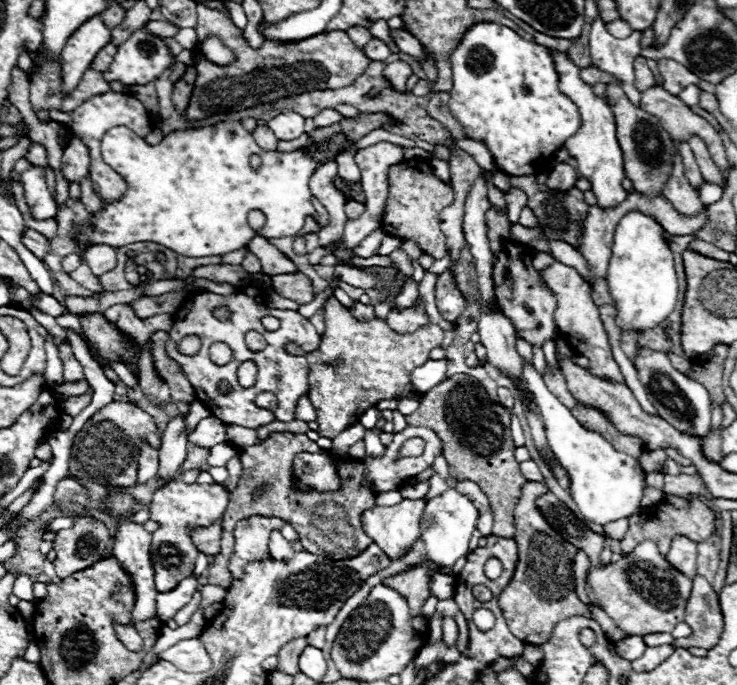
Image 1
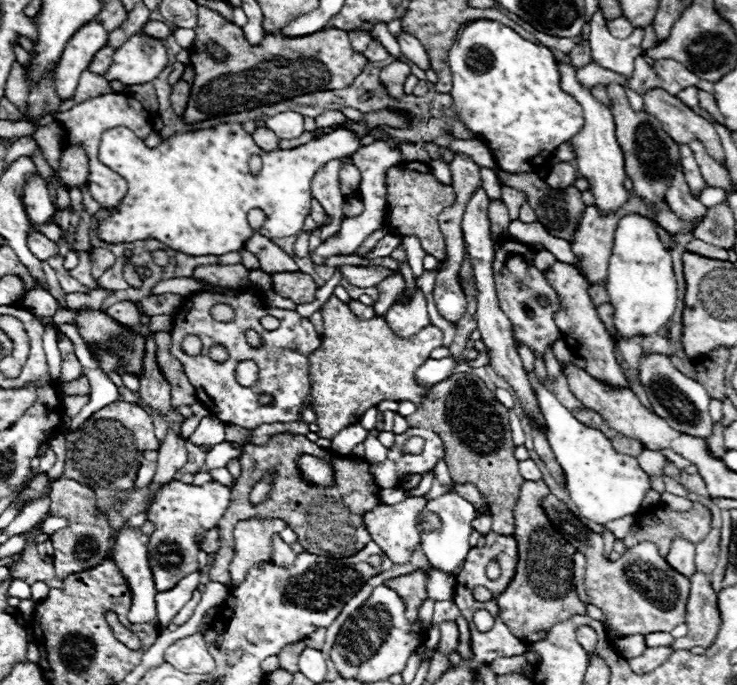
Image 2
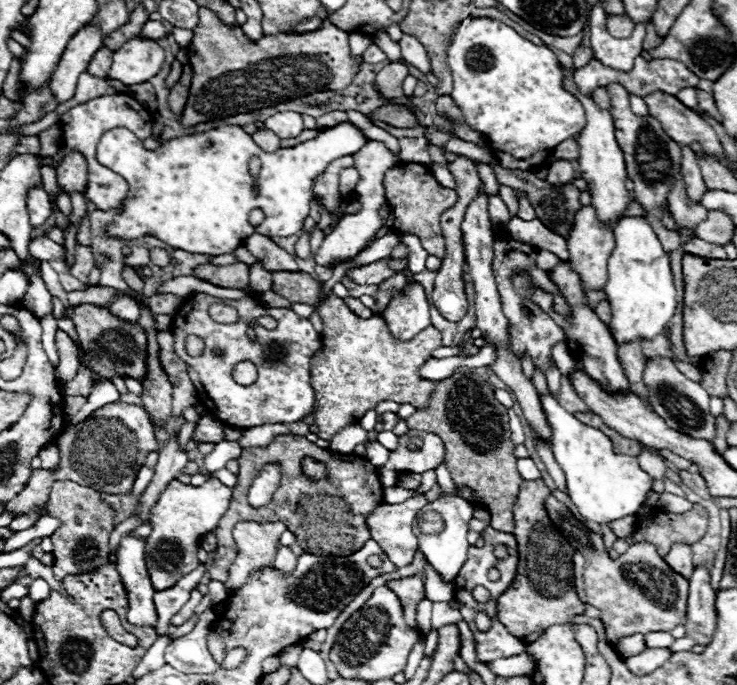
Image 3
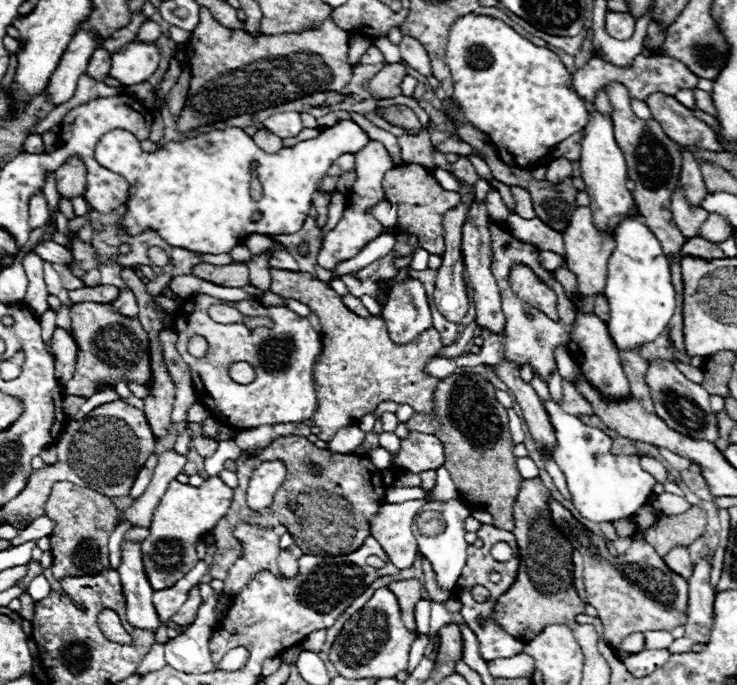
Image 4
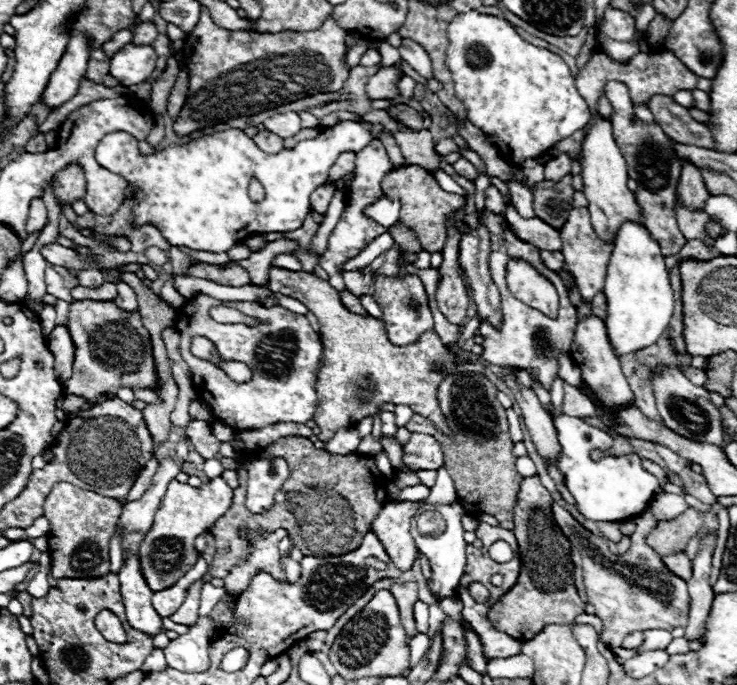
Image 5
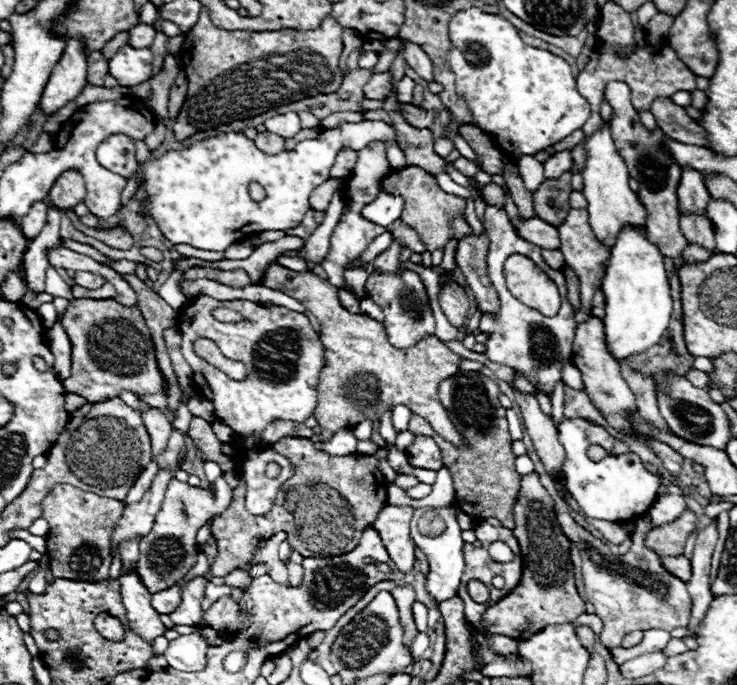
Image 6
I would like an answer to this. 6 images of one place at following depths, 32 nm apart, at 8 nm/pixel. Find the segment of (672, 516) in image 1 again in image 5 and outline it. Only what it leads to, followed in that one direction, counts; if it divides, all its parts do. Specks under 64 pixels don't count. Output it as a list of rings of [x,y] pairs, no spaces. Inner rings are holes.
[[[688,508],[684,514],[672,520],[658,522],[656,528],[646,536],[646,544],[650,544],[660,556],[668,556],[674,550],[686,548],[690,538],[702,532],[702,524],[704,524],[704,512]]]

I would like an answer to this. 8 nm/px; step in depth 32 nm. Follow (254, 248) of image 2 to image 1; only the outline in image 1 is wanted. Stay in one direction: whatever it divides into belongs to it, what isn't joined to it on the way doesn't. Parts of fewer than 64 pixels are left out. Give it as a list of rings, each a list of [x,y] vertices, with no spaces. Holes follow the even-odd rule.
[[[256,236],[256,238],[248,244],[248,250],[260,258],[262,274],[276,276],[276,274],[282,274],[282,272],[296,272],[296,264],[290,262],[276,246],[272,246],[272,244],[270,244],[266,238],[262,238],[262,236]]]

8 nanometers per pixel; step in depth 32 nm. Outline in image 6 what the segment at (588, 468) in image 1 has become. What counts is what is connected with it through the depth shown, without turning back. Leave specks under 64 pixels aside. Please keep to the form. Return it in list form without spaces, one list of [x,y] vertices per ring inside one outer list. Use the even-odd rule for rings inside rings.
[[[564,416],[562,422],[558,424],[558,432],[560,432],[558,434],[560,444],[564,446],[564,454],[566,454],[566,458],[562,462],[564,486],[588,518],[618,522],[618,520],[630,520],[630,518],[636,518],[636,516],[642,516],[648,512],[648,508],[652,506],[652,502],[658,496],[660,478],[650,474],[634,452],[620,454],[620,456],[608,454],[600,462],[592,462],[586,454],[592,444],[598,444],[608,452],[612,450],[614,438],[604,428],[594,426],[584,418],[566,418]]]

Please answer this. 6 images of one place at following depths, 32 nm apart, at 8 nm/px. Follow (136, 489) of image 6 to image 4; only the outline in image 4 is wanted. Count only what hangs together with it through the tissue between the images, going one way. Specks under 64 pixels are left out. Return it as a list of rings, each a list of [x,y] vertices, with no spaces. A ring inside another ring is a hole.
[[[152,452],[152,454],[148,456],[144,468],[138,472],[138,476],[136,476],[136,480],[134,480],[134,488],[130,490],[130,496],[132,496],[132,498],[138,498],[138,496],[144,494],[144,490],[148,488],[152,476],[154,476],[154,468],[156,468],[156,464],[158,464],[158,456]]]

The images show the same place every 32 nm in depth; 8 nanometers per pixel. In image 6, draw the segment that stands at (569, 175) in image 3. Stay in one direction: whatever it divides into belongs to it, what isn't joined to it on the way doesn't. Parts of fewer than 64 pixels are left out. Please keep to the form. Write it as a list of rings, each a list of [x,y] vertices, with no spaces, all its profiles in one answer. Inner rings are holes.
[[[558,152],[554,156],[550,156],[546,162],[544,162],[544,176],[546,178],[558,178],[562,176],[564,172],[568,172],[572,168],[572,156],[570,152]]]

